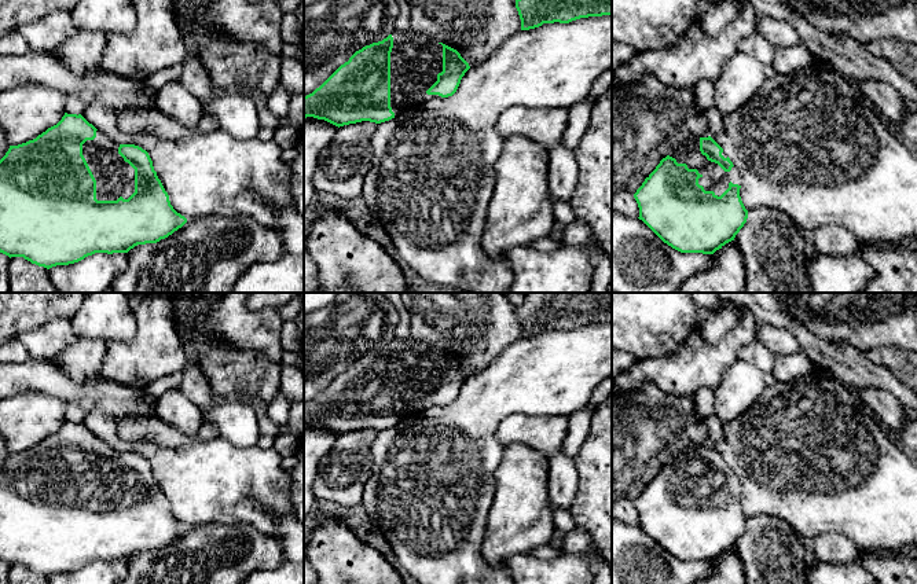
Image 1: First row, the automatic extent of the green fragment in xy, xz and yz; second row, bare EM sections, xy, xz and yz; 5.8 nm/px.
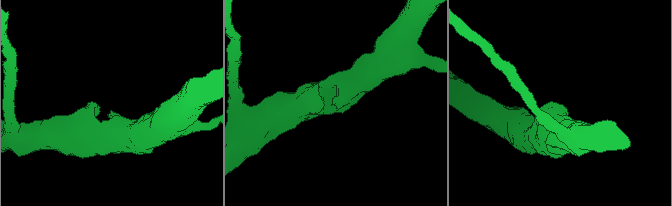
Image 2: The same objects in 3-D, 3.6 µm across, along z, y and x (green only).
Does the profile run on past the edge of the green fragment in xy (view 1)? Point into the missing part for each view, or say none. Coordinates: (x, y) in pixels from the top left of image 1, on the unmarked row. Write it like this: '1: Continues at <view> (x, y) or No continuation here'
1: Continues at xy (114, 485)

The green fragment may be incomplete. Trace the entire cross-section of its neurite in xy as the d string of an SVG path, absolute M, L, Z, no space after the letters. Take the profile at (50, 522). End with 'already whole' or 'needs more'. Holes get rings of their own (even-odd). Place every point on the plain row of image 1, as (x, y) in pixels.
M67 422L62 427L38 442L36 447L18 453L10 453L0 467L0 561L25 568L47 577L56 573L69 573L84 568L95 561L128 561L137 552L157 551L181 536L187 526L170 513L169 503L154 478L153 469L146 458L135 452L121 452L98 438L81 422Z; needs more

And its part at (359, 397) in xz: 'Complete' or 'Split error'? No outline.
Split error

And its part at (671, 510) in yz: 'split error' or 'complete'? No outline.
split error

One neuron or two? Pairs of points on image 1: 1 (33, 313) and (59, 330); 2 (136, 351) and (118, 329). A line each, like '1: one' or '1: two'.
1: two
2: two

